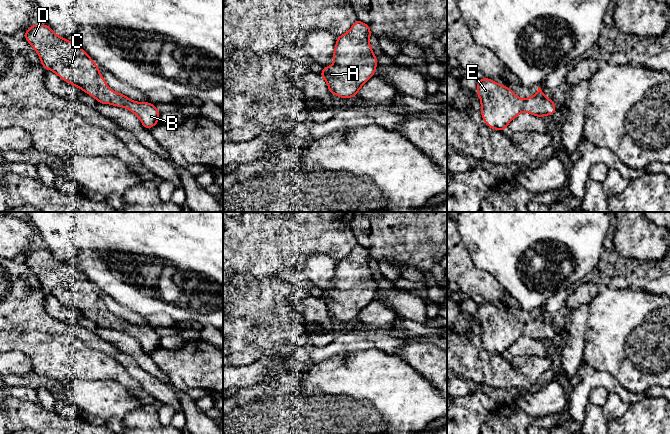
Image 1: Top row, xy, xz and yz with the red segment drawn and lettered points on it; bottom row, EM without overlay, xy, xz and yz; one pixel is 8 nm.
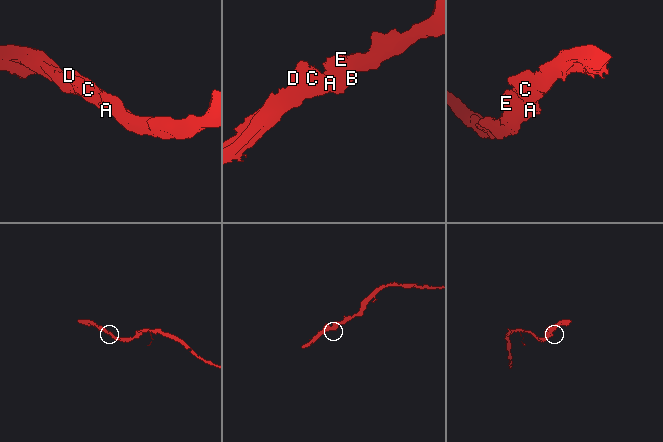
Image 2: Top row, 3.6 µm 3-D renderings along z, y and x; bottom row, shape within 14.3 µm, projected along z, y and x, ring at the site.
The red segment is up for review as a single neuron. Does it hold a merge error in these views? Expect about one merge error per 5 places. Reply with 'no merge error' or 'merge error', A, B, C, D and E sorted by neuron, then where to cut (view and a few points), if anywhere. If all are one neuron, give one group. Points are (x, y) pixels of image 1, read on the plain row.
no merge error | A B C D E | no cut

